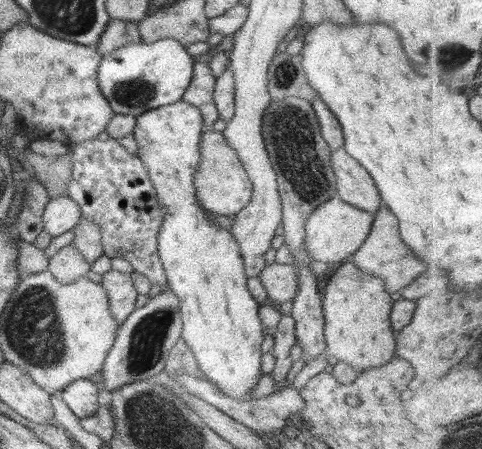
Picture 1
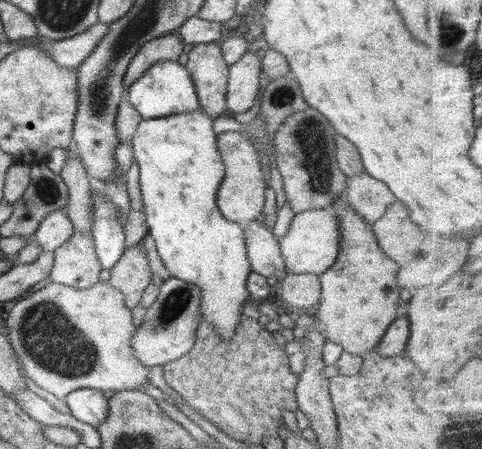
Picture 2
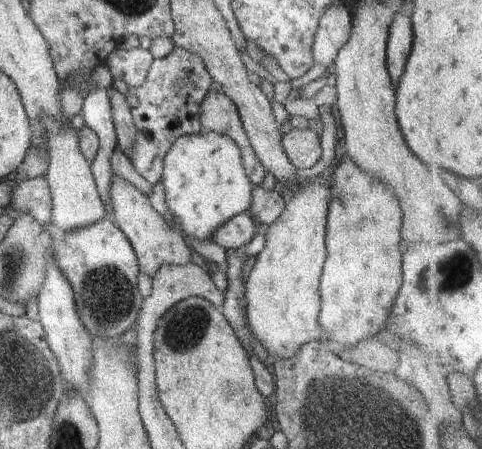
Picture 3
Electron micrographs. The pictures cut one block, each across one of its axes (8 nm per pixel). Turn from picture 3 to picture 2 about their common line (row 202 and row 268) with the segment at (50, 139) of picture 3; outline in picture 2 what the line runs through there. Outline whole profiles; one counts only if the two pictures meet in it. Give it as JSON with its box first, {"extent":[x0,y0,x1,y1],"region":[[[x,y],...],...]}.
{"extent":[48,232,101,289],"region":[[[74,232],[68,242],[55,251],[53,268],[48,276],[57,284],[88,289],[100,283],[101,271],[92,238]]]}

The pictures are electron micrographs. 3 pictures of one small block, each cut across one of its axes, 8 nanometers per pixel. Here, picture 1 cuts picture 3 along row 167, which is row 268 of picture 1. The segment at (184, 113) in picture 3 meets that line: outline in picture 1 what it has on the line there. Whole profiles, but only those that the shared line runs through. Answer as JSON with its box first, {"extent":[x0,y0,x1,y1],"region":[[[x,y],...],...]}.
{"extent":[68,139,169,290],"region":[[[90,139],[71,145],[72,176],[68,185],[68,196],[80,205],[83,218],[96,224],[100,230],[103,255],[110,258],[125,258],[135,272],[142,274],[151,285],[162,290],[169,289],[169,283],[157,250],[158,230],[162,226],[164,209],[158,201],[158,193],[148,177],[148,169],[138,155],[131,154],[116,139]]]}

